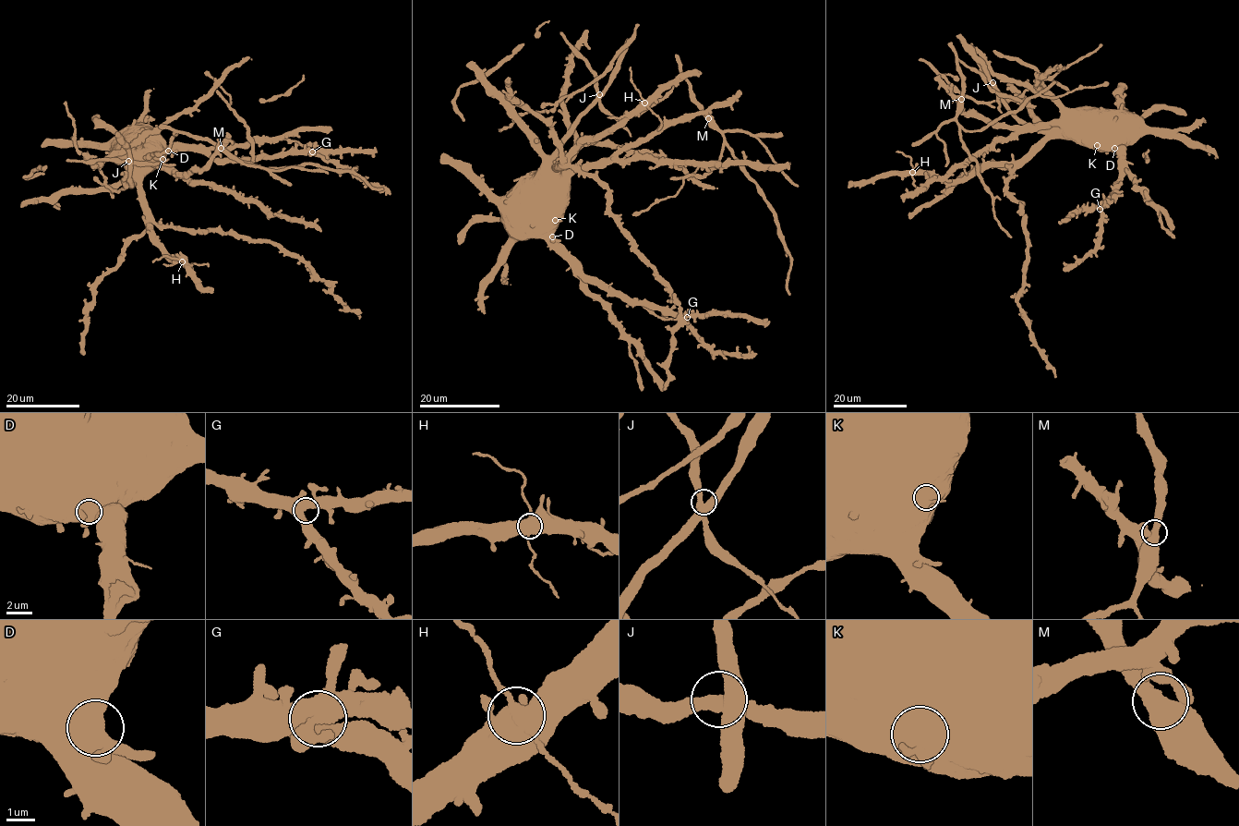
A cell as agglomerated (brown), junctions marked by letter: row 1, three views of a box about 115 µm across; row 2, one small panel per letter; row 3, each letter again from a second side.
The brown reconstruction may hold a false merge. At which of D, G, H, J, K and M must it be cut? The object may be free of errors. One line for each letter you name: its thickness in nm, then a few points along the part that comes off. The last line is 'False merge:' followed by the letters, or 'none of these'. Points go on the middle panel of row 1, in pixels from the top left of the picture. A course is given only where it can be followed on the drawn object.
H: 550 nm | (644, 102), (631, 79), (630, 66)
False merge: H

